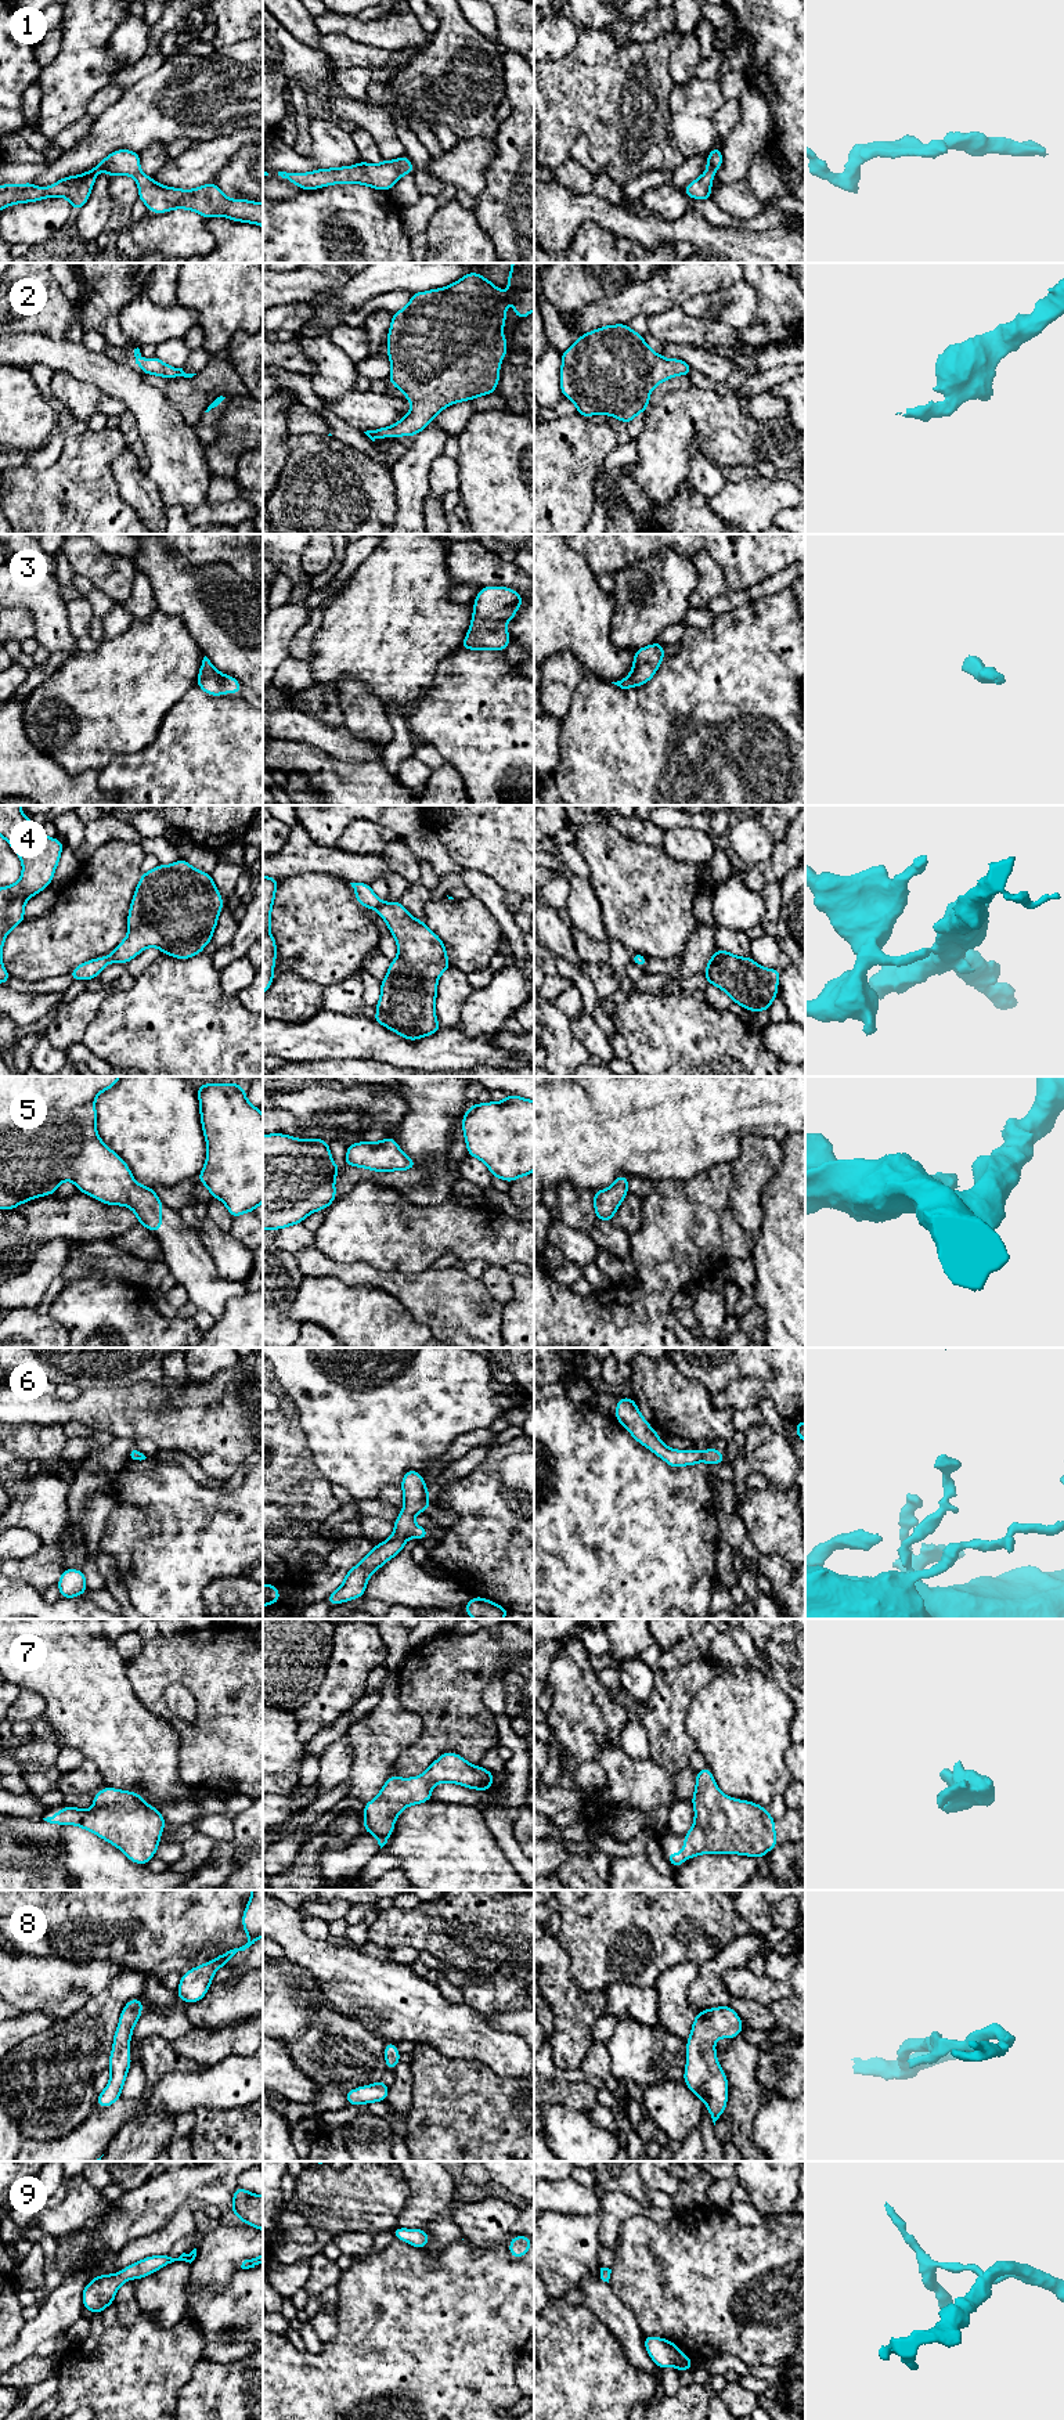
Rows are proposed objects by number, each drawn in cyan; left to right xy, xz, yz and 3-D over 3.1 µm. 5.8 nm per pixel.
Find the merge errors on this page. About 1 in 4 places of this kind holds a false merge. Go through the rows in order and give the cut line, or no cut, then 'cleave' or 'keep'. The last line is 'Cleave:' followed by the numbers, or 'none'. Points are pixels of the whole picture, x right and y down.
1: no cut; keep
2: no cut; keep
3: no cut; keep
4: cut in xz along (382, 902), (375, 909); cleave
5: no cut; keep
6: no cut; keep
7: no cut; keep
8: no cut; keep
9: no cut; keep
Cleave: 4

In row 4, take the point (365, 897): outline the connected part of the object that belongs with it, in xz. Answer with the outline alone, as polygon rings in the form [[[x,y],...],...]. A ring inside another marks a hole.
[[[350,883],[351,887],[356,891],[356,901],[365,908],[376,910],[382,901],[376,897],[376,894],[372,891],[369,884],[364,883]]]

